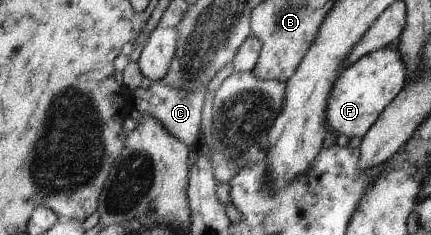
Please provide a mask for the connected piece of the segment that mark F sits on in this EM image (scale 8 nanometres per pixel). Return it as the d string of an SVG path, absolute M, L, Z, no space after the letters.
M380 48L359 58L339 74L332 94L329 94L328 130L336 136L346 136L349 140L355 136L364 137L409 79L407 66L395 48Z

